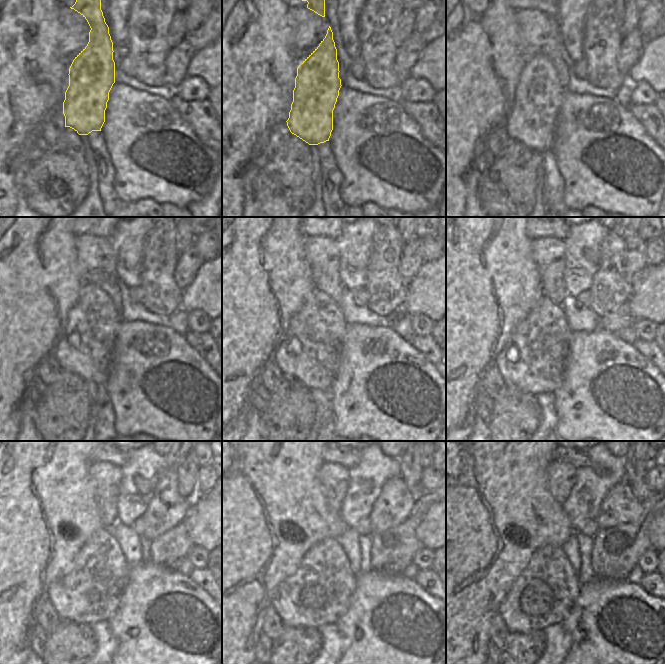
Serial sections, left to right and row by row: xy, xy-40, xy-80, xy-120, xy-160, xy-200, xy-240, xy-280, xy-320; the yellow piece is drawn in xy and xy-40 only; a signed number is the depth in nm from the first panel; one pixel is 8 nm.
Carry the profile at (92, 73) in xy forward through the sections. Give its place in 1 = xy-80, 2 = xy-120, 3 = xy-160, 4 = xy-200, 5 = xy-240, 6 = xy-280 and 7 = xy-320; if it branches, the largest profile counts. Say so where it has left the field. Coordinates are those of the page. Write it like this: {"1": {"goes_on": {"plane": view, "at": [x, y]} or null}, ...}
{"1": {"goes_on": {"plane": "xy-80", "at": [538, 97]}}, "2": {"goes_on": {"plane": "xy-120", "at": [86, 348]}}, "3": {"goes_on": {"plane": "xy-160", "at": [311, 351]}}, "4": {"goes_on": {"plane": "xy-200", "at": [534, 359]}}, "5": {"goes_on": {"plane": "xy-240", "at": [91, 592]}}, "6": {"goes_on": {"plane": "xy-280", "at": [319, 593]}}, "7": {"goes_on": {"plane": "xy-320", "at": [543, 595]}}}

